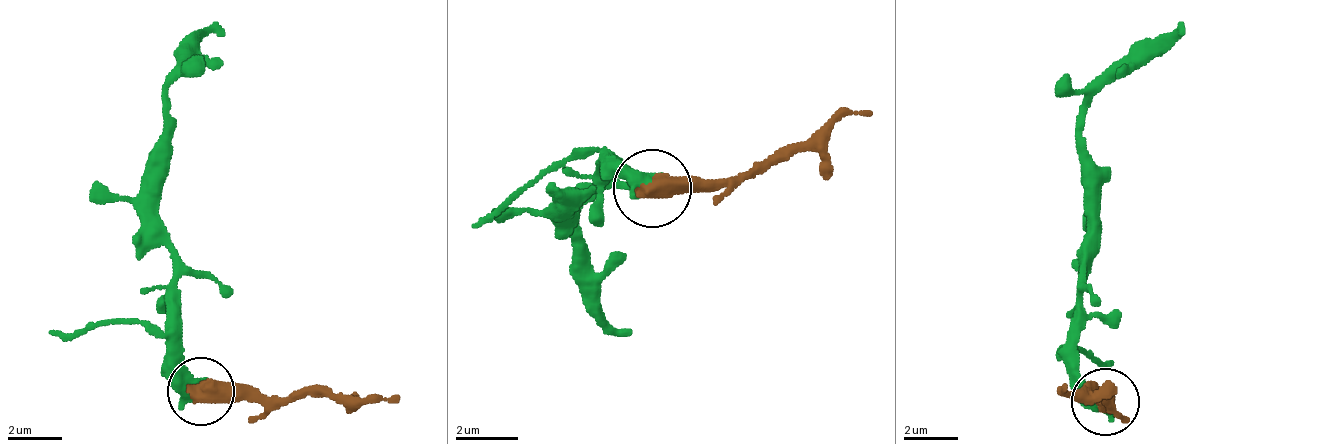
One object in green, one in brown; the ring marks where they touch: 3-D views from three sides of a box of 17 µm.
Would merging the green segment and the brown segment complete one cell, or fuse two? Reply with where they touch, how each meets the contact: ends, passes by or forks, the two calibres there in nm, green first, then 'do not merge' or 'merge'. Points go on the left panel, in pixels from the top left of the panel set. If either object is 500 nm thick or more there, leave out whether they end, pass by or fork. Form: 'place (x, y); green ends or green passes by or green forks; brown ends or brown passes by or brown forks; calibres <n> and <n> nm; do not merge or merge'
place (200, 391); calibres 600 and 650 nm; merge

